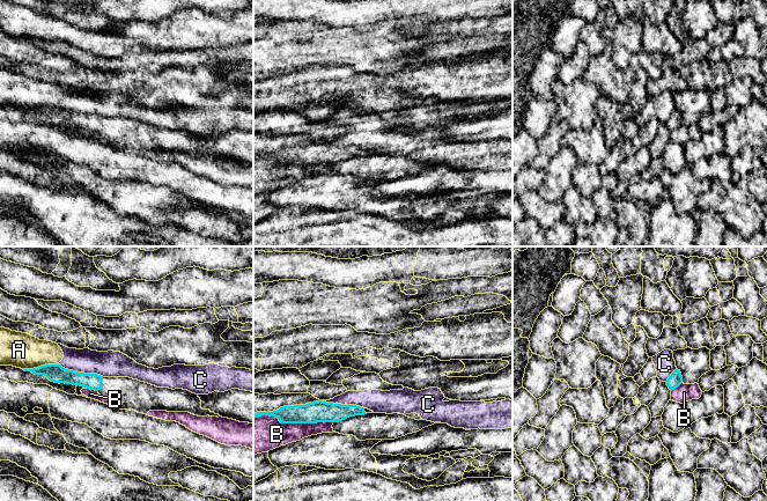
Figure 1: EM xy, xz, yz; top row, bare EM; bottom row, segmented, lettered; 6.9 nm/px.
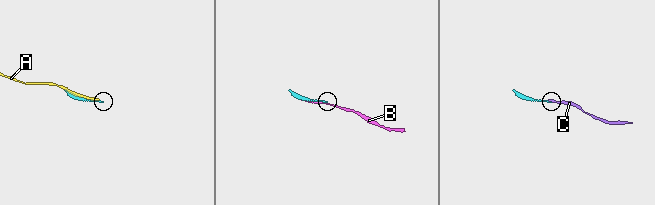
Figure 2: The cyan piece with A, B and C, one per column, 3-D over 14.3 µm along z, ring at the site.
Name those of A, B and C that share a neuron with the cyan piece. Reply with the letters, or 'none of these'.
none of these

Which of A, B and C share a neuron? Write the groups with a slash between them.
A C / B

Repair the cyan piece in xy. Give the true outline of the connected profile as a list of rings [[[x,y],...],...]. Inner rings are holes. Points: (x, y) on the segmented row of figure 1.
[[[45,364],[34,369],[23,369],[31,371],[35,375],[44,375],[51,382],[73,384],[76,386],[74,395],[84,396],[81,390],[90,389],[97,391],[102,397],[106,398],[113,407],[120,410],[133,410],[138,413],[147,414],[149,411],[167,411],[167,412],[189,412],[198,417],[220,417],[209,410],[201,408],[201,400],[198,395],[183,389],[157,388],[155,385],[140,382],[130,377],[103,377],[97,374],[84,374],[62,368],[60,364]]]

